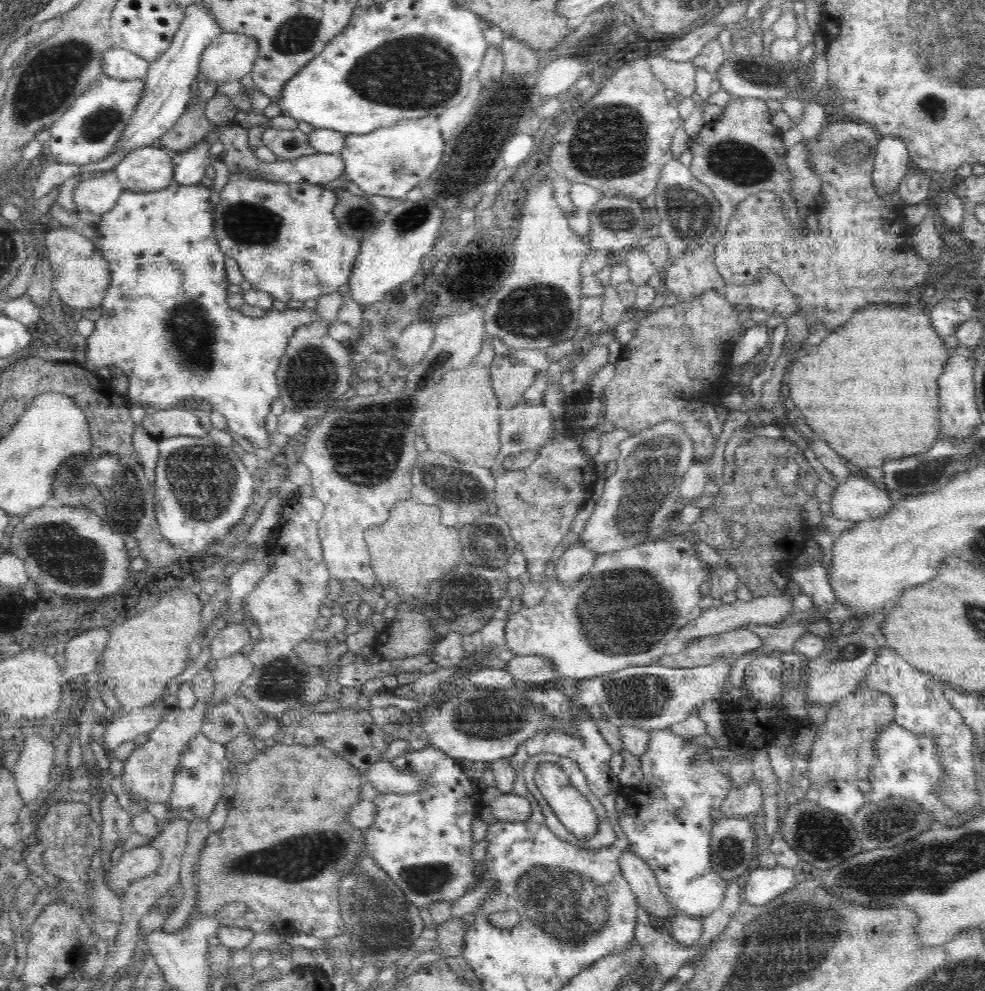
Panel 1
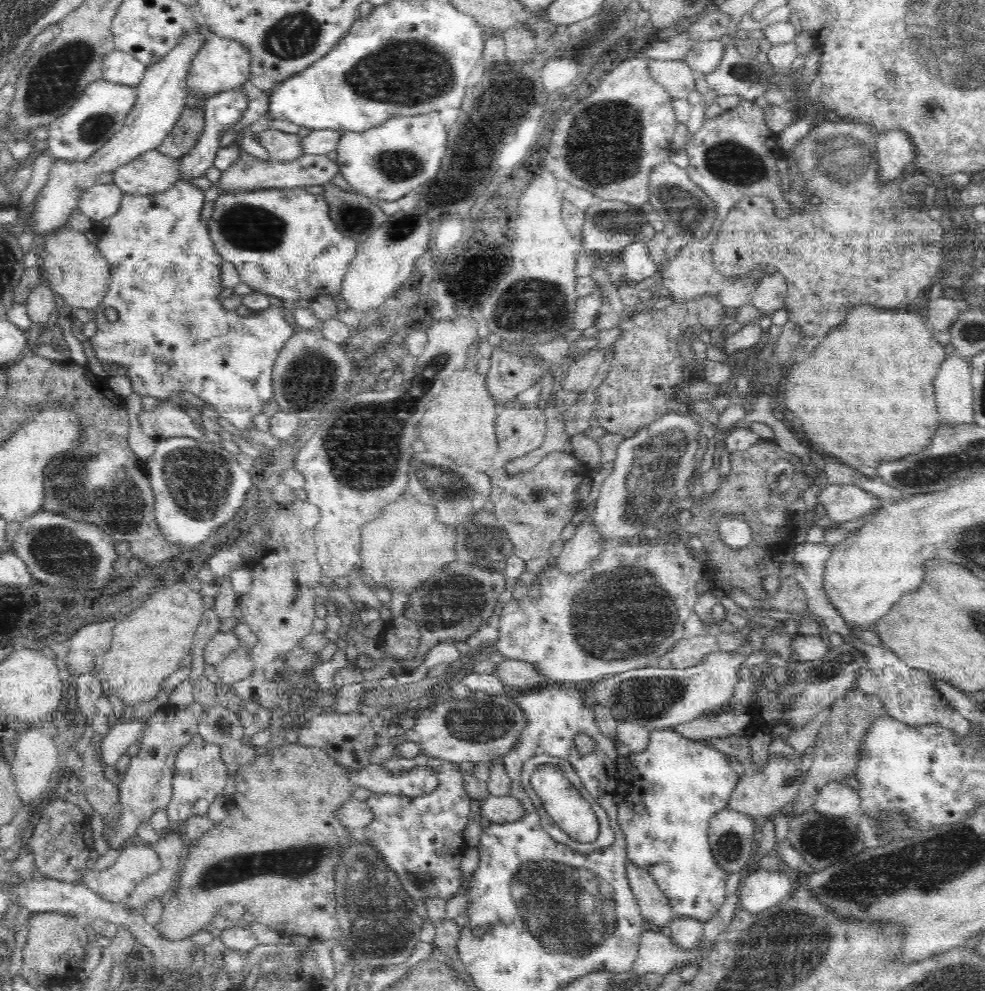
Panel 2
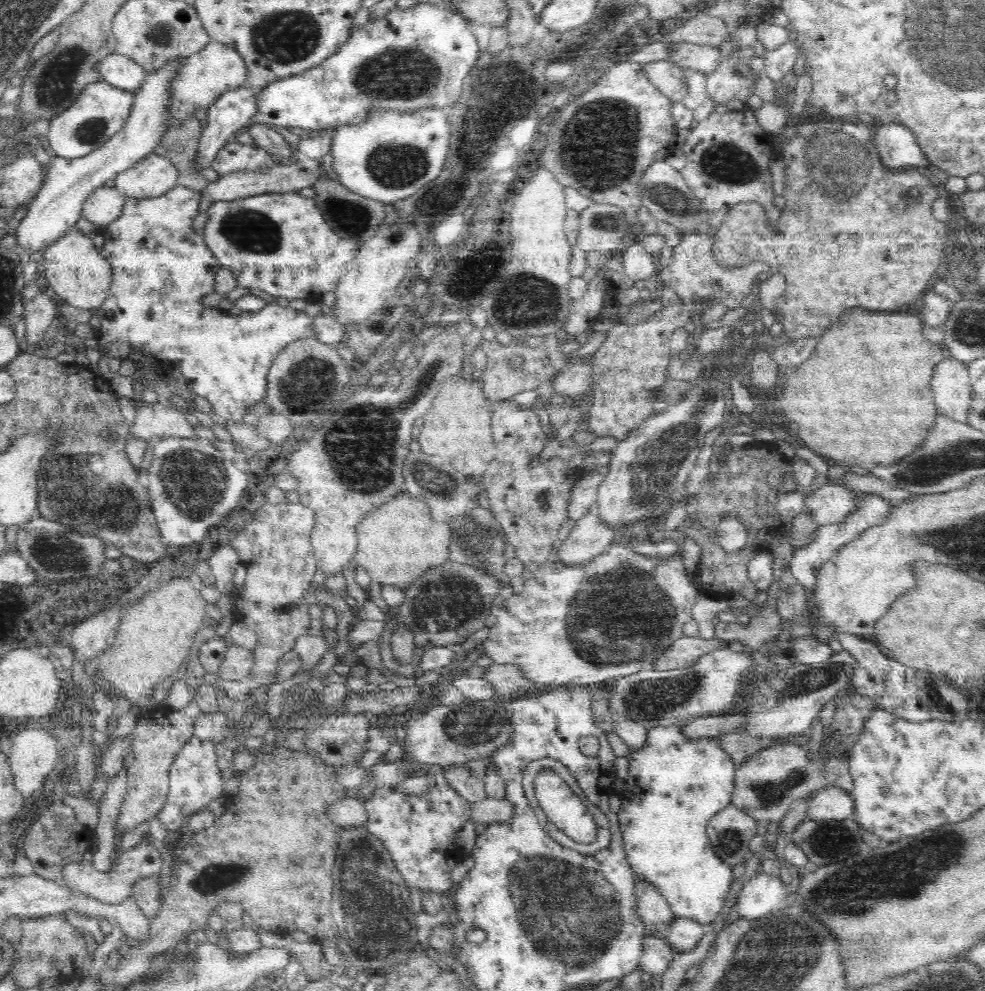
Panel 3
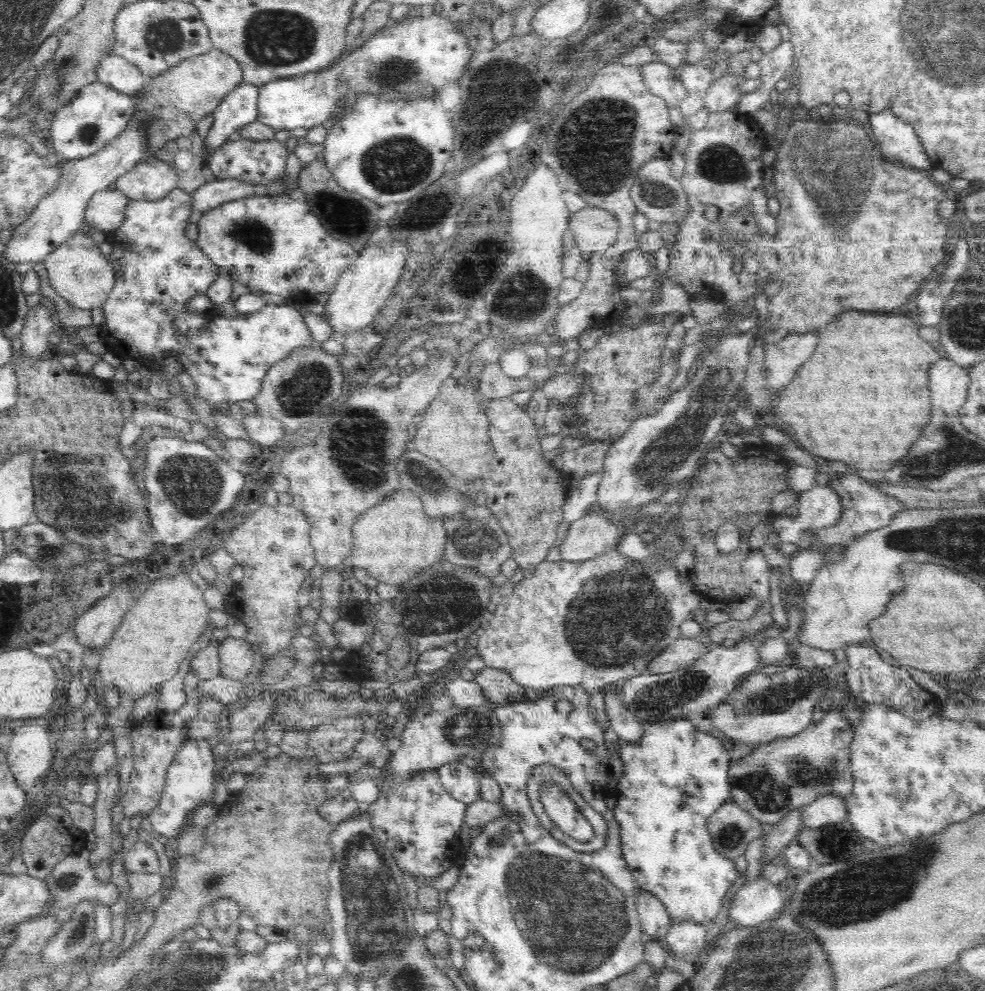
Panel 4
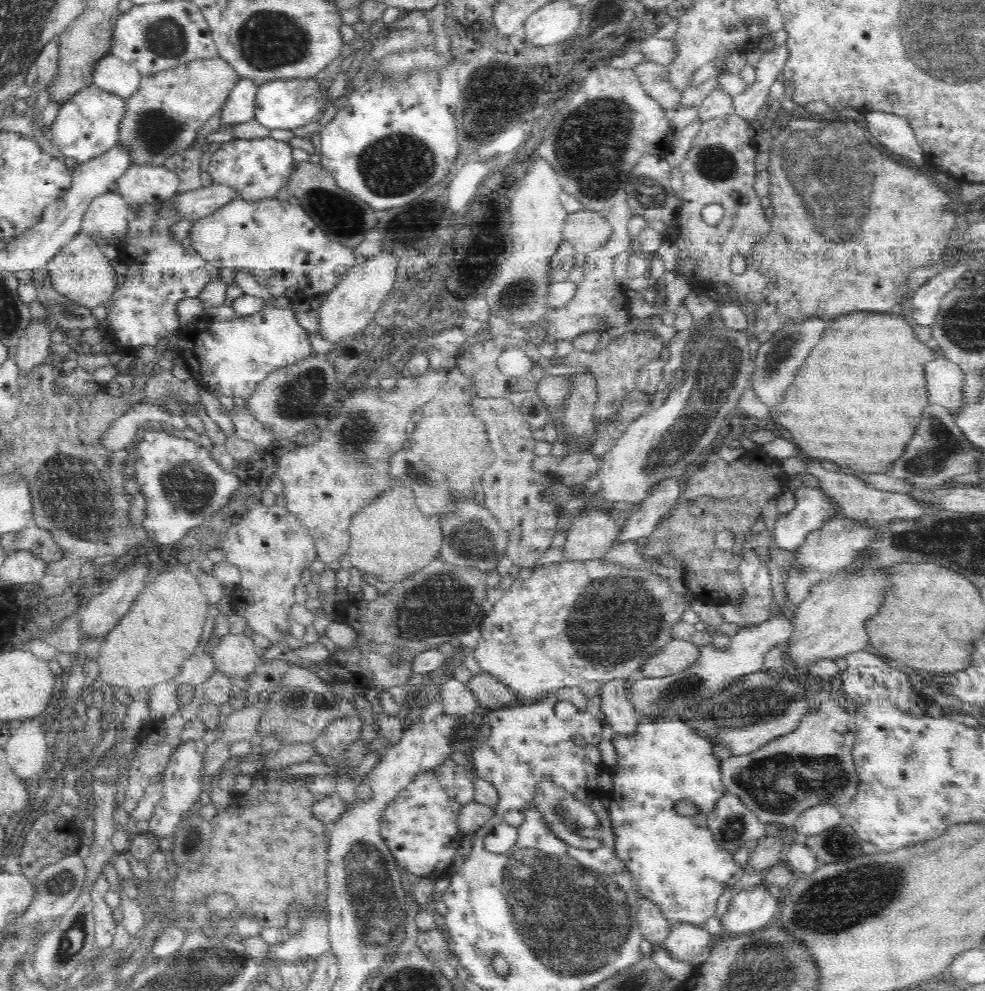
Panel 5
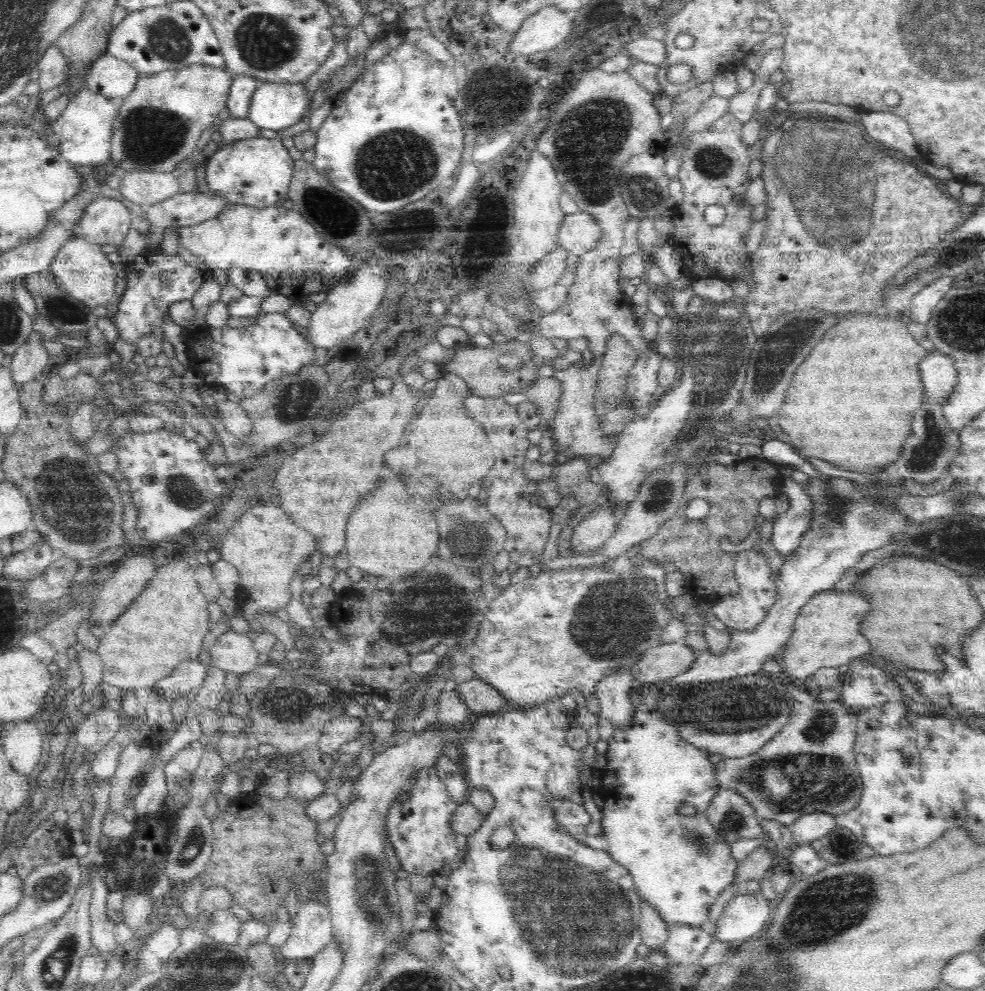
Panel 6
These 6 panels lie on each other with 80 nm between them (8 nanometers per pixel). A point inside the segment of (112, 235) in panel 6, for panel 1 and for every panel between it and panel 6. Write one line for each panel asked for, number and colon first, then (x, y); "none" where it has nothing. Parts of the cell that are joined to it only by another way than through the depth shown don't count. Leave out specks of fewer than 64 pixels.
1: (97, 195)
2: (99, 201)
3: (104, 205)
4: (106, 210)
5: (107, 216)

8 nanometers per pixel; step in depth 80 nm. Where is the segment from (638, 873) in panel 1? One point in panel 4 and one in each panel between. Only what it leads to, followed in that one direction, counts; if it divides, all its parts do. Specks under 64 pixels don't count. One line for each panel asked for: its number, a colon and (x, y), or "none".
2: (655, 908)
3: (654, 911)
4: (654, 918)

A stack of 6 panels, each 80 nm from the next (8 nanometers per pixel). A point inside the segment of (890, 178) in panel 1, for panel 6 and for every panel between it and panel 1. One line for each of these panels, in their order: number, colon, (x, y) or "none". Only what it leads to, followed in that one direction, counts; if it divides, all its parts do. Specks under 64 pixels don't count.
2: (895, 153)
3: (896, 144)
4: (898, 143)
5: (894, 134)
6: (893, 132)

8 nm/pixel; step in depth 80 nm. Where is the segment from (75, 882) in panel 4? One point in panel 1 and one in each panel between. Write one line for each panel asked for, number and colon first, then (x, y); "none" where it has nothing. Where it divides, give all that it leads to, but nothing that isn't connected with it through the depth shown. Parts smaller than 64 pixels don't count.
1: (139, 862)
2: (115, 883)
3: (112, 887)

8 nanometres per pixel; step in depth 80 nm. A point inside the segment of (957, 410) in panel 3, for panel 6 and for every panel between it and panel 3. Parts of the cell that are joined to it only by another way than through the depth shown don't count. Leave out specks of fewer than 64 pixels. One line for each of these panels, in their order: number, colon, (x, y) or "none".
4: (949, 382)
5: (945, 379)
6: (938, 371)

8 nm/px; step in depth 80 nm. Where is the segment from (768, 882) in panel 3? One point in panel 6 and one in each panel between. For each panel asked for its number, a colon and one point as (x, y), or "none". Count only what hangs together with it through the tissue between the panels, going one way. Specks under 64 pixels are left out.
4: (759, 900)
5: (750, 909)
6: (743, 915)

